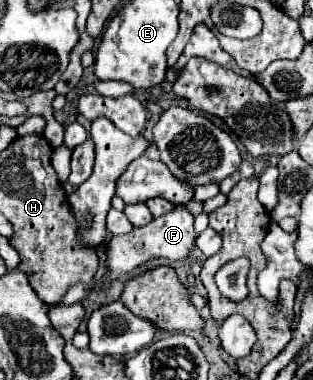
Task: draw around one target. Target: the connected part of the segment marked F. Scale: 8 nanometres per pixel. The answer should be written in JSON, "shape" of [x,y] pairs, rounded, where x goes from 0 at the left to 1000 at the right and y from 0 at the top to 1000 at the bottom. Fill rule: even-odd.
{"shape":[[[569,539],[556,555],[518,571],[498,571],[492,582],[479,582],[473,592],[447,603],[422,603],[403,618],[358,624],[339,650],[339,671],[345,671],[339,697],[345,697],[351,724],[332,729],[332,739],[371,739],[409,713],[435,708],[447,692],[479,687],[486,676],[530,676],[543,687],[594,687],[607,676],[607,655],[620,650],[620,624],[626,624],[620,571],[581,539]]]}

